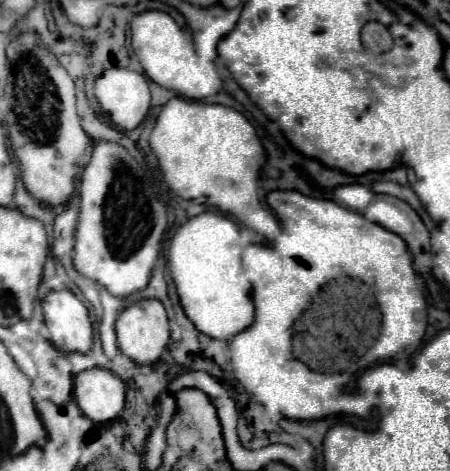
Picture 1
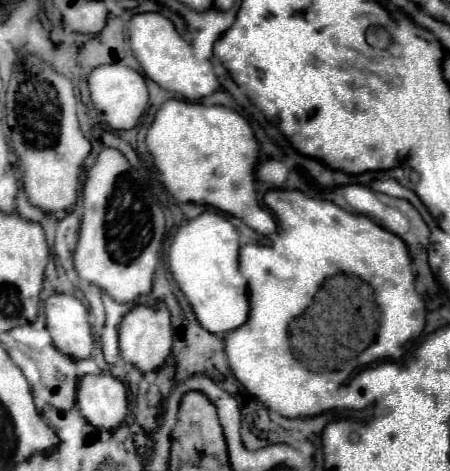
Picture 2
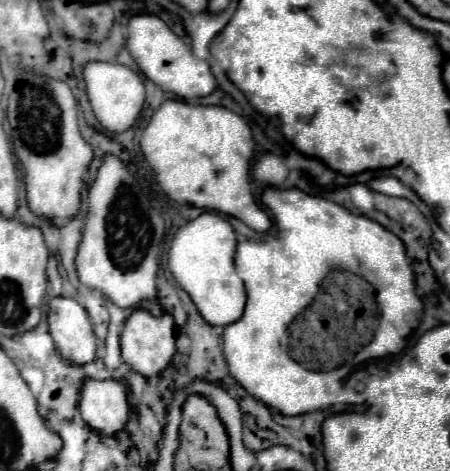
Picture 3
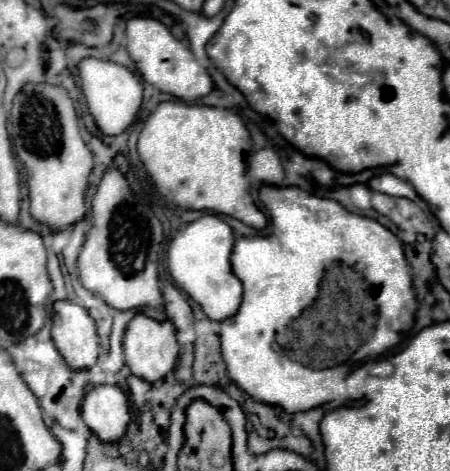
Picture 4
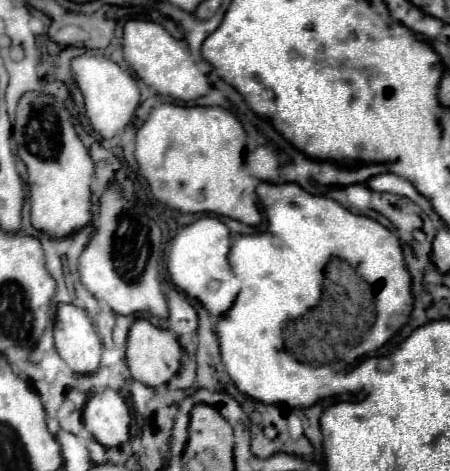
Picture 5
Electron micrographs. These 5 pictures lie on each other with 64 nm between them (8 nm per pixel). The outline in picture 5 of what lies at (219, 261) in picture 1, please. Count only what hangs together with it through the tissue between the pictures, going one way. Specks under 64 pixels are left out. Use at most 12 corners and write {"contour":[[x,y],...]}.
{"contour":[[216,216],[184,226],[168,252],[178,290],[224,316],[240,284],[230,230]]}

